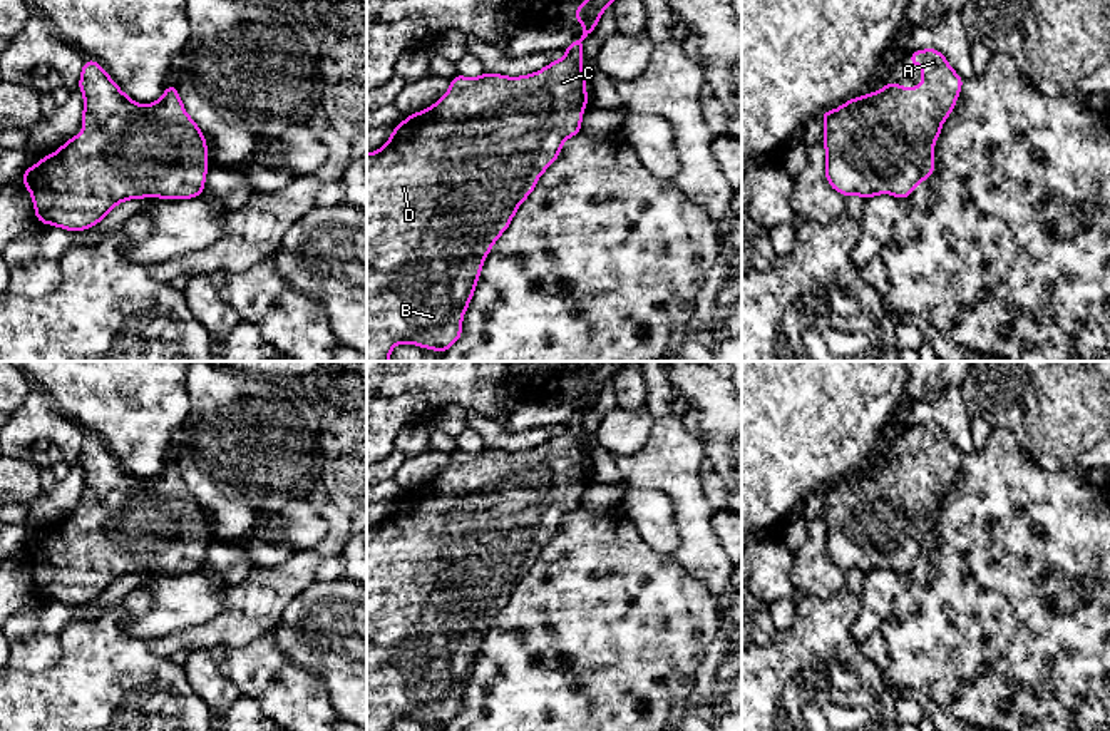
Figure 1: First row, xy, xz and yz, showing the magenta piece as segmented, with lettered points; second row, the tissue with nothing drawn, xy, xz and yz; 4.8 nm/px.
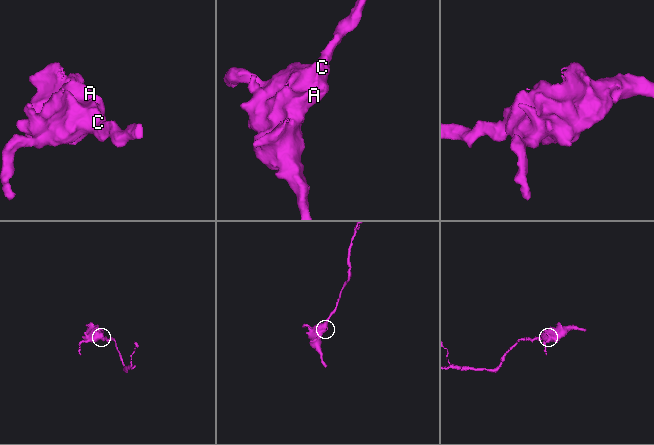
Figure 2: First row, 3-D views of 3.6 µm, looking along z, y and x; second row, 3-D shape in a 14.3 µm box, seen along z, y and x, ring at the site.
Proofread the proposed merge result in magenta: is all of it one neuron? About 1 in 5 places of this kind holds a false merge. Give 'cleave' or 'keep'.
keep

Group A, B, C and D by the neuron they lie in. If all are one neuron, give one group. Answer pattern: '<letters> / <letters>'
A B C D

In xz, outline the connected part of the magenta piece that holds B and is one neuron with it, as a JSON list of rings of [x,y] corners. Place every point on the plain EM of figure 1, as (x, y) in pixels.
[[[601,361],[601,365],[588,371],[573,388],[584,405],[579,415],[564,423],[563,435],[551,437],[547,442],[526,452],[504,452],[484,447],[477,453],[455,450],[450,455],[449,467],[432,482],[420,485],[392,505],[390,515],[378,525],[367,529],[367,731],[390,731],[398,718],[419,719],[422,723],[447,726],[462,709],[462,691],[474,669],[477,654],[487,627],[497,612],[509,602],[517,582],[532,567],[539,550],[556,535],[561,520],[568,512],[579,509],[583,485],[588,480],[584,462],[586,448],[579,438],[584,432],[581,417],[594,406],[594,401],[608,380],[621,370],[624,361]]]

